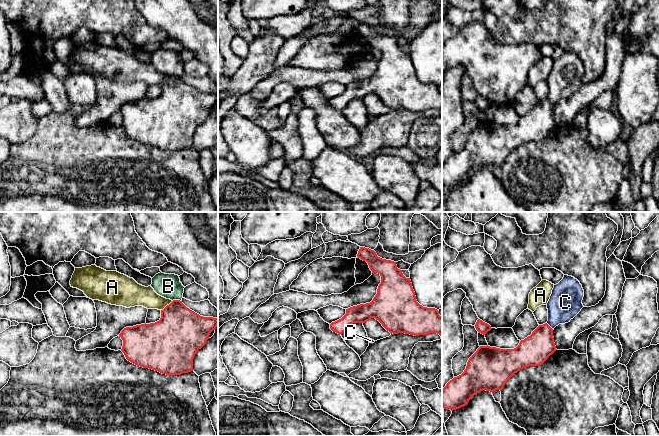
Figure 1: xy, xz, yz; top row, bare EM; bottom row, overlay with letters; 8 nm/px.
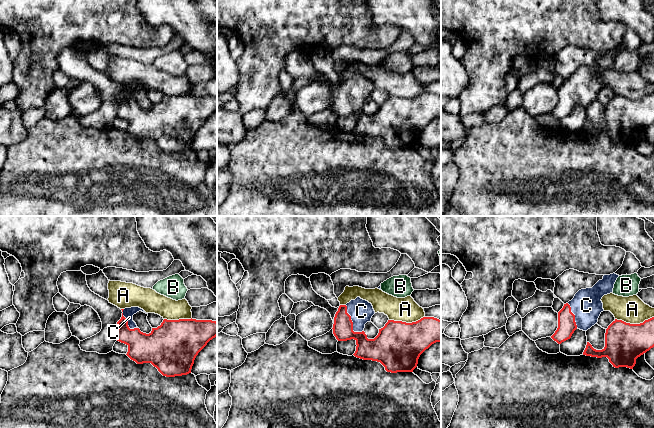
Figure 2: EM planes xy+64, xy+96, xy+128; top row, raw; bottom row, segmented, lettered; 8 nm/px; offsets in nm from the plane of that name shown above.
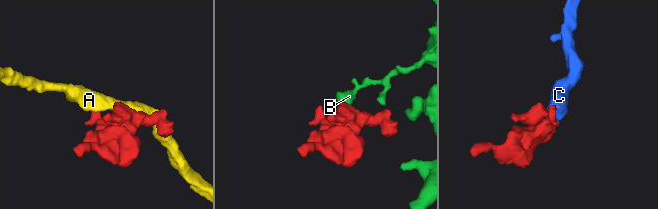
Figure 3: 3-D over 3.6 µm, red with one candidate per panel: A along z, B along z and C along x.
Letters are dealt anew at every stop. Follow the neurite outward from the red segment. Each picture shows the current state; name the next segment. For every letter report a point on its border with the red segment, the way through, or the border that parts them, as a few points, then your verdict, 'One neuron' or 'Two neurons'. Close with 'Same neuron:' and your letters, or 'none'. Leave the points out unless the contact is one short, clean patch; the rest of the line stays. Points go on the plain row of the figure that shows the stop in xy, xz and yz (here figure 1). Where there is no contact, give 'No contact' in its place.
A: Touches red at xy (167, 81). Two neurons
B: Touches red at xy (176, 76). Boundary: xy (180, 76), (172, 77). Two neurons
C: Touches red at yz (549, 102). Path across: yz (534, 126), (549, 102), (565, 78). One neuron
Same neuron: C

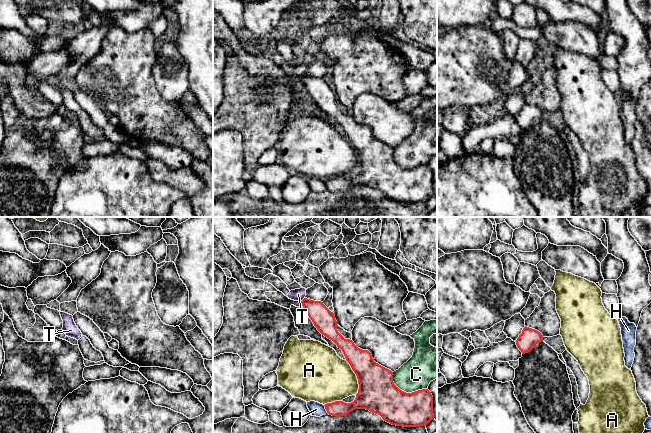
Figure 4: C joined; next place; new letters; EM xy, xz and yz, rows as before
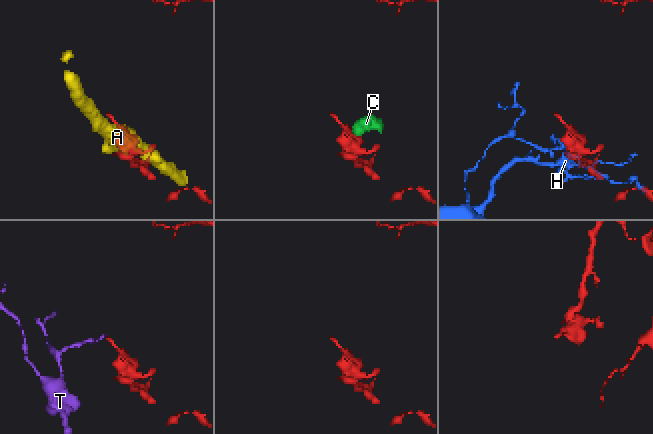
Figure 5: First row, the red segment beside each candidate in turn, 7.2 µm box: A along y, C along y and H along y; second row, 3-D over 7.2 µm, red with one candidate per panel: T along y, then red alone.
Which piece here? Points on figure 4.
A: Touches red at xz (357, 153). Two neurons
C: Touches red at xz (405, 168). Two neurons
H: Touches red at xz (325, 184). Two neurons
T: Touches red at xz (303, 75). Boundary: xz (304, 73), (300, 77). Two neurons
Same neuron: none

